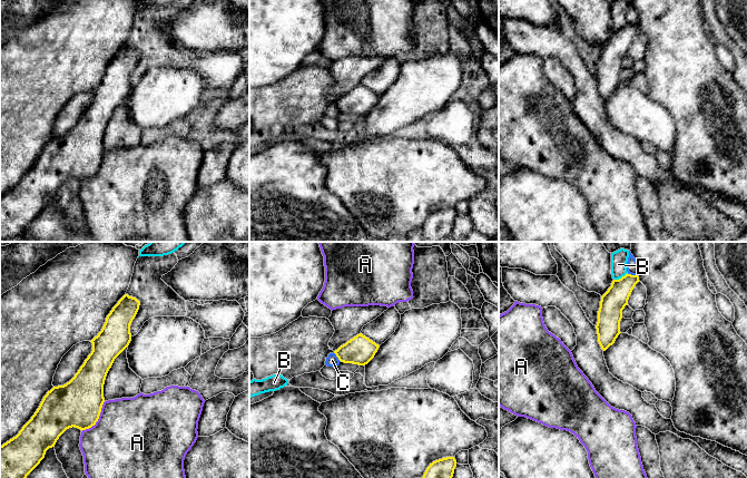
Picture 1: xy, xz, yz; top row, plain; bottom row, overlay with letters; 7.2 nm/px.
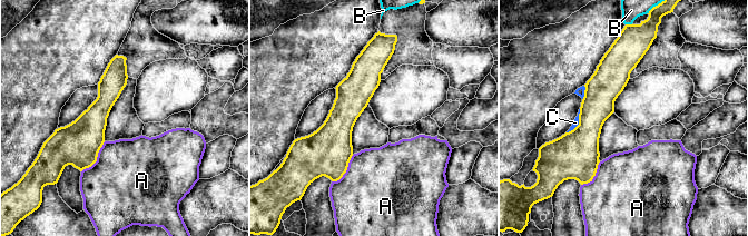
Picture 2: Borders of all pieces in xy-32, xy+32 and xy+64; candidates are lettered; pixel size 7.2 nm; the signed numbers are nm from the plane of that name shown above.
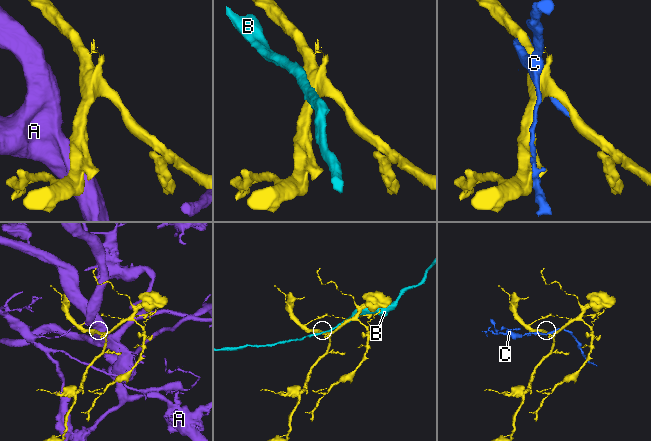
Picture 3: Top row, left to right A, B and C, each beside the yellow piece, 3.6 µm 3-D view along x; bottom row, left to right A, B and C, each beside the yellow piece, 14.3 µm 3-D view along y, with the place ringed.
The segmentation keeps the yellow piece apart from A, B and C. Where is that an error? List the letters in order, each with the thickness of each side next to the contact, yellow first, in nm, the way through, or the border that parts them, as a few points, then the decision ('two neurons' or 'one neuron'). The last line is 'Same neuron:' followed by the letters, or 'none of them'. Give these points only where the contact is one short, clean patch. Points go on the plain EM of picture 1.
A: 340/500 nm | two neurons
B: 180/120 nm | two neurons
C: 180/90 nm | two neurons
Same neuron: none of them

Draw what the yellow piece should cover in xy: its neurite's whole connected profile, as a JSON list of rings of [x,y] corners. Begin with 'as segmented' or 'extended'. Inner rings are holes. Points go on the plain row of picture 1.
as segmented | [[[128,45],[118,51],[107,66],[101,81],[90,91],[92,101],[75,127],[66,135],[53,137],[48,142],[35,165],[19,184],[0,196],[0,241],[20,237],[27,226],[45,208],[46,202],[55,197],[67,179],[75,177],[82,182],[96,175],[105,153],[104,135],[107,124],[115,109],[131,91],[130,75],[139,56],[140,52]]]

